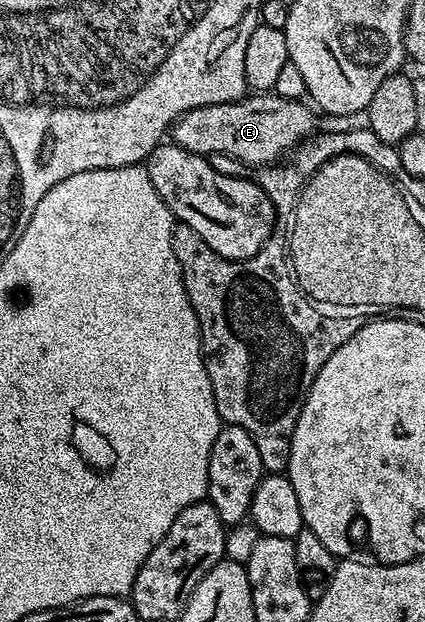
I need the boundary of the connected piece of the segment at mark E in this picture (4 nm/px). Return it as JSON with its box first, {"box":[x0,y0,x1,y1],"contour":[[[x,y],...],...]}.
{"box":[170,95,317,167],"contour":[[[248,95],[238,101],[194,107],[172,122],[170,141],[171,144],[182,147],[191,153],[197,153],[200,157],[211,158],[212,154],[221,153],[230,155],[235,161],[241,161],[246,167],[268,167],[279,162],[276,160],[283,153],[290,152],[289,154],[291,154],[301,142],[313,136],[312,128],[316,125],[317,114],[307,104],[305,104],[306,106],[304,104],[303,100],[291,101],[275,95]]]}

